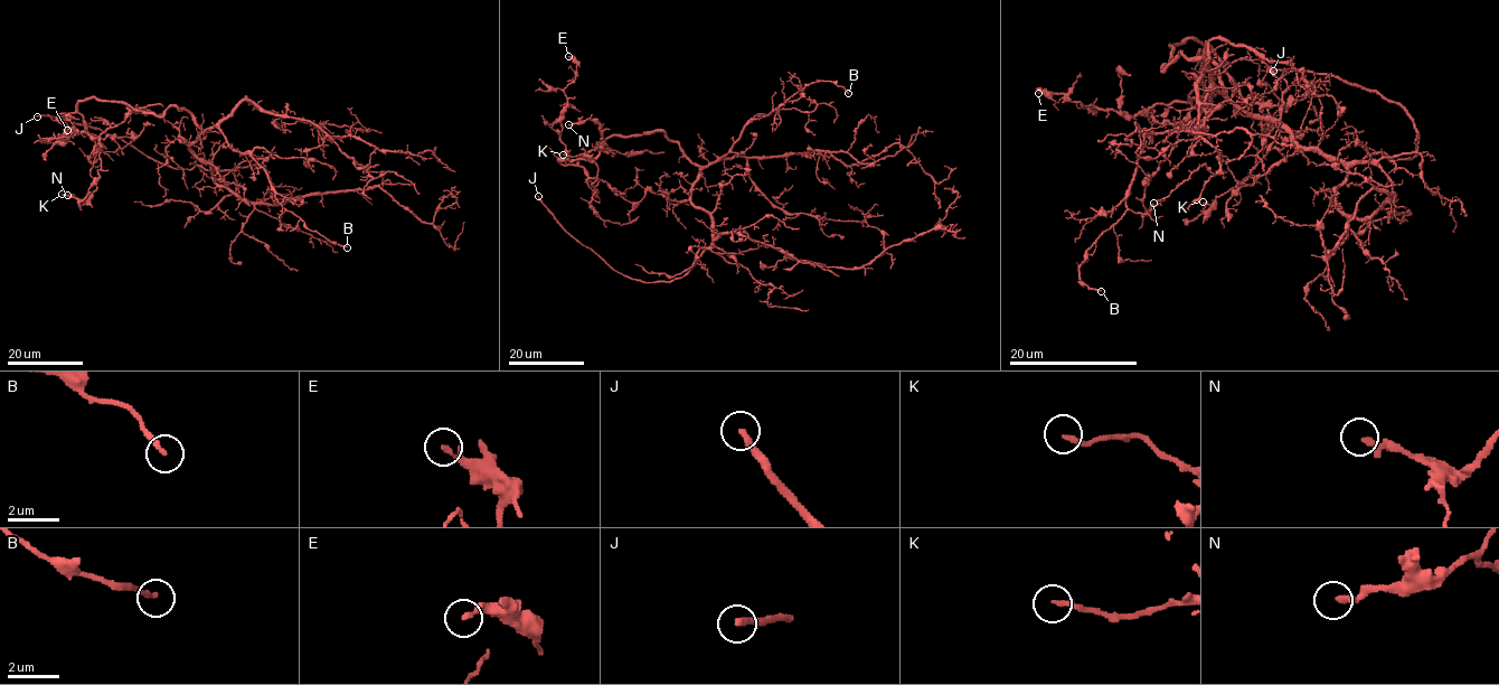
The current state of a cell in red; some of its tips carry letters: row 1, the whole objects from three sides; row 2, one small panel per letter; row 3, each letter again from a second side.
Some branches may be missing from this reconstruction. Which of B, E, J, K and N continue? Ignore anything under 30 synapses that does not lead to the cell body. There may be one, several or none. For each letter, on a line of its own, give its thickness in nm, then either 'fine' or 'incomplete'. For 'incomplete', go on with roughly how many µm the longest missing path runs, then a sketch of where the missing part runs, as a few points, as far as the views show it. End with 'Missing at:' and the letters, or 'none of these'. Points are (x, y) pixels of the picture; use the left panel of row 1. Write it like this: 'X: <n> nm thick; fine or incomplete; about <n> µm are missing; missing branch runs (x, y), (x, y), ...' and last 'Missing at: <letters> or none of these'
B: 200 nm thick; fine
E: 130 nm thick; fine
J: 280 nm thick; incomplete; about 25 µm are missing
K: 190 nm thick; fine
N: 220 nm thick; fine
Missing at: J

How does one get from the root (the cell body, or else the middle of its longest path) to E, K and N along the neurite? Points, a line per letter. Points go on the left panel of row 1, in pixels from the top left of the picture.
E: (190, 150), (200, 128), (175, 105), (156, 116), (91, 97), (57, 118), (69, 130), (60, 142), (67, 130)
K: (190, 150), (200, 128), (185, 110), (156, 116), (81, 100), (96, 188), (86, 200), (62, 194)
N: (190, 150), (200, 128), (185, 110), (81, 100), (57, 119), (99, 137), (101, 168), (82, 199), (67, 195)

